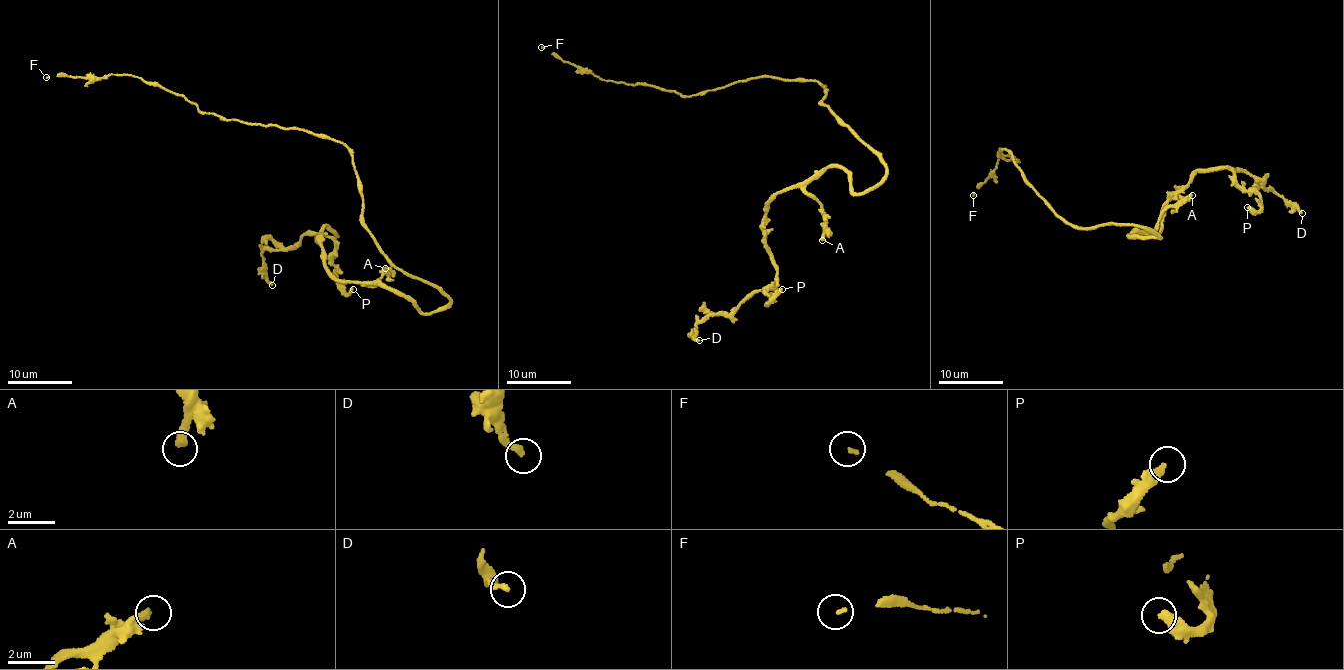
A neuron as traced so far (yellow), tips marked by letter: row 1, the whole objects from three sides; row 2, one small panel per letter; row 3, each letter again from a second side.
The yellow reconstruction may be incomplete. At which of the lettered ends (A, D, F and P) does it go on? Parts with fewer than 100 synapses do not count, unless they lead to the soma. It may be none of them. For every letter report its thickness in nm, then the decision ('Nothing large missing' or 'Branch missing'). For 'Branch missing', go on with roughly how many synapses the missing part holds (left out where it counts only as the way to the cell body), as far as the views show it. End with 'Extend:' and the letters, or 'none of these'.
A: Thickness 320 nm. Nothing large missing
D: Thickness 220 nm. Nothing large missing
F: Thickness 110 nm. Nothing large missing
P: Thickness 360 nm. Nothing large missing
Extend: none of these

